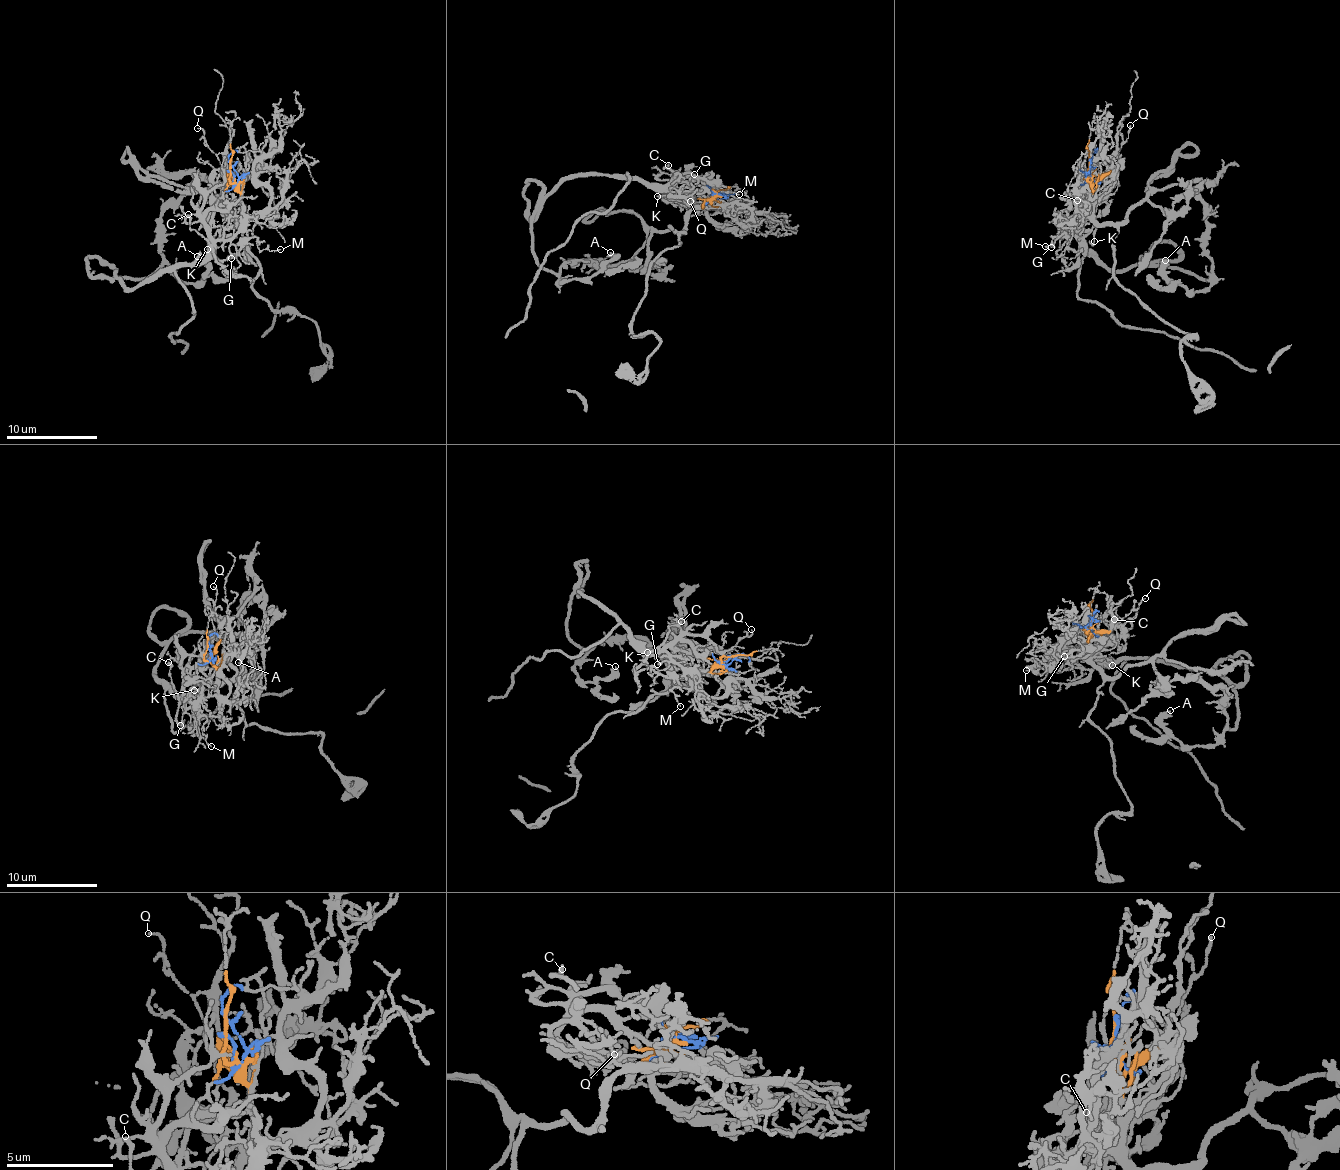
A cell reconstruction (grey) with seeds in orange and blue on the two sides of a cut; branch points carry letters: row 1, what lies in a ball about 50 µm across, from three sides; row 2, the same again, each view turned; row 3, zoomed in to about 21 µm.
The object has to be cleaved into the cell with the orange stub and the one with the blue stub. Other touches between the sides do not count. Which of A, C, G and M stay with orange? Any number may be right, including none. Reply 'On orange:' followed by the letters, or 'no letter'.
On orange: no letter

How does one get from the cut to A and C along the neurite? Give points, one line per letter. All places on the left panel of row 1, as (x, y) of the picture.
A: (228, 171), (232, 188), (203, 217), (210, 247), (126, 289), (113, 277), (164, 266), (200, 284), (196, 255)
C: (228, 171), (233, 180), (232, 188), (203, 217), (207, 239), (189, 227), (187, 214)

